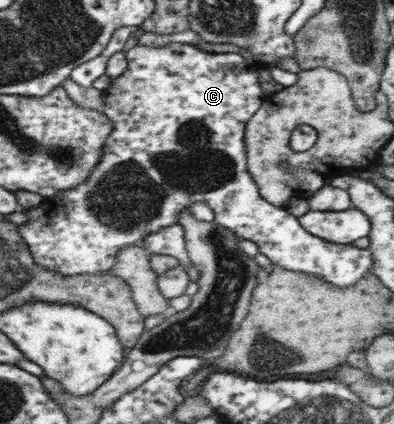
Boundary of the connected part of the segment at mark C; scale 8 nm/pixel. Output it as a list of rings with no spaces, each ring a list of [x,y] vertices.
[[[173,42],[167,46],[139,46],[136,45],[126,52],[127,68],[126,71],[117,78],[111,79],[111,84],[107,88],[105,95],[106,107],[103,110],[105,114],[115,125],[115,130],[107,138],[104,145],[104,154],[101,157],[100,164],[92,171],[91,177],[80,186],[69,191],[59,192],[53,198],[44,197],[39,206],[35,208],[21,209],[27,216],[27,221],[17,225],[23,241],[28,245],[29,251],[35,259],[37,265],[47,268],[49,271],[55,271],[67,276],[78,274],[101,275],[108,274],[111,267],[117,262],[116,255],[122,248],[131,245],[140,245],[141,241],[153,231],[171,226],[178,222],[179,213],[185,212],[185,209],[191,208],[195,202],[203,201],[213,209],[214,223],[218,228],[225,228],[237,233],[237,236],[244,240],[249,240],[258,247],[258,253],[262,253],[272,264],[279,264],[285,270],[293,272],[303,272],[315,274],[333,286],[347,288],[354,285],[359,278],[363,278],[368,271],[372,270],[373,258],[368,249],[359,249],[352,244],[333,243],[322,240],[321,238],[307,232],[298,221],[295,215],[289,213],[285,208],[279,208],[269,204],[258,192],[258,187],[253,178],[247,171],[246,145],[244,142],[244,131],[247,122],[255,115],[255,112],[262,106],[262,99],[266,95],[261,88],[257,65],[243,55],[237,53],[209,54],[205,50],[199,50],[193,45],[187,43]]]

